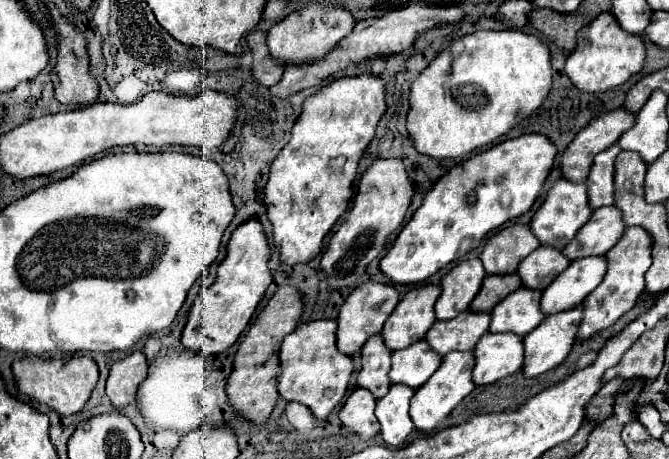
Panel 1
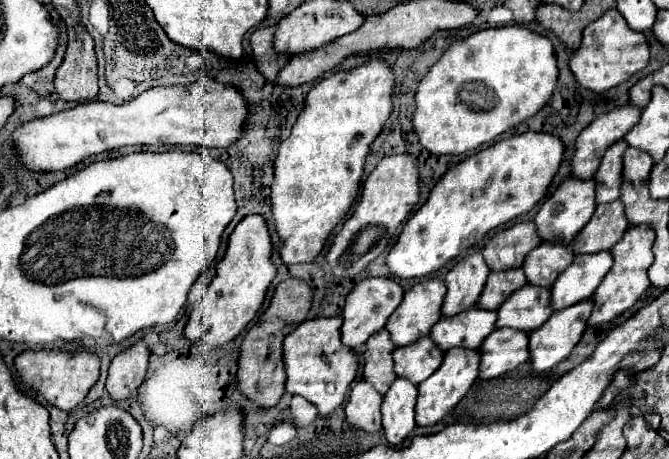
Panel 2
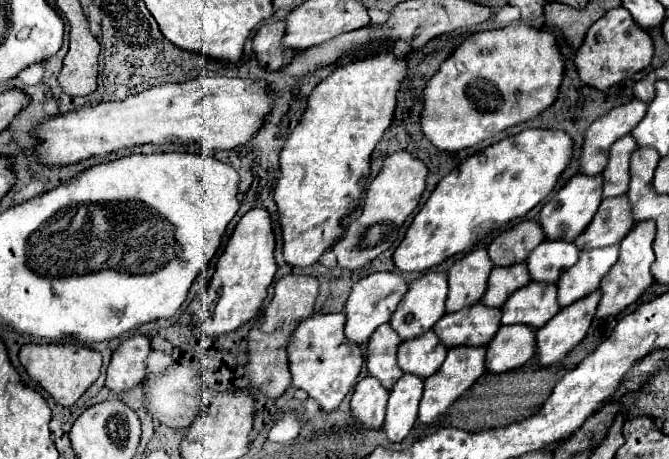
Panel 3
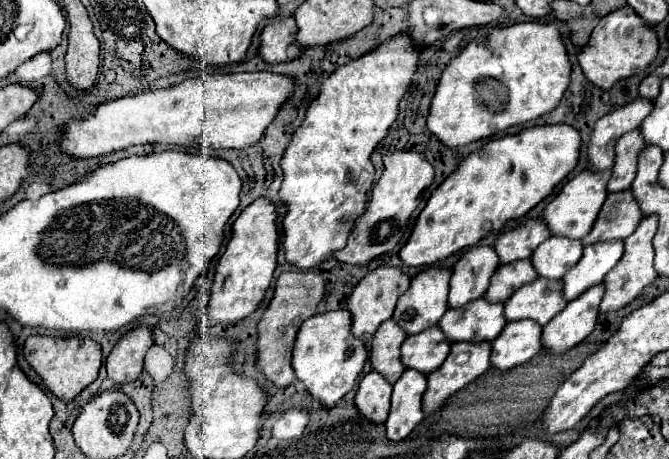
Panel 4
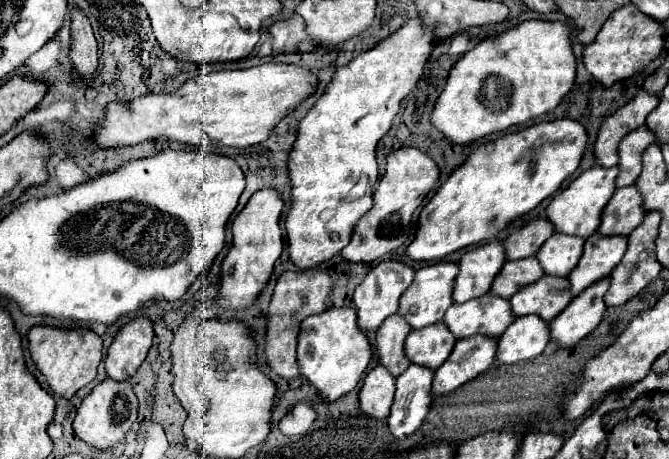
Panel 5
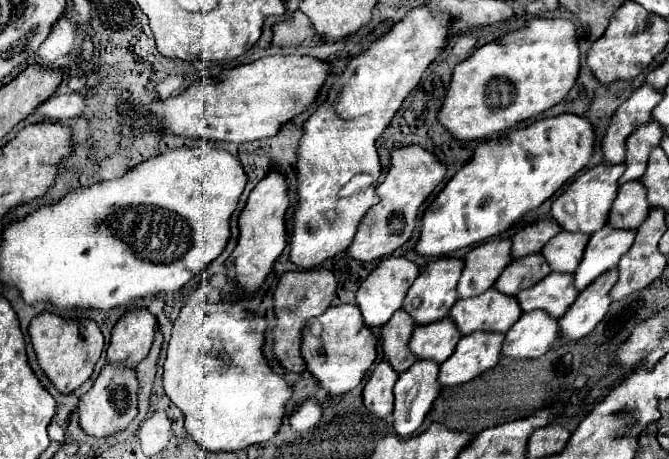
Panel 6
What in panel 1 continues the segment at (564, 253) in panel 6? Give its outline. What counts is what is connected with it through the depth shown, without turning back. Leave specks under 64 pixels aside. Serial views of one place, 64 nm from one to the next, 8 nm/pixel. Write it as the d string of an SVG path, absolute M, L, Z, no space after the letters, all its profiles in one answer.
M540 246L520 262L516 274L520 276L524 288L544 290L560 272L568 268L568 264L570 260L566 260L562 250Z

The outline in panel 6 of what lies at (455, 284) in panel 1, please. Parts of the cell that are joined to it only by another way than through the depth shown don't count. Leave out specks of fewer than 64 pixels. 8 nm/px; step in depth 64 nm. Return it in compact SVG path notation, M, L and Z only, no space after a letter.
M490 240L472 248L464 258L458 298L472 298L492 288L510 260L510 240Z

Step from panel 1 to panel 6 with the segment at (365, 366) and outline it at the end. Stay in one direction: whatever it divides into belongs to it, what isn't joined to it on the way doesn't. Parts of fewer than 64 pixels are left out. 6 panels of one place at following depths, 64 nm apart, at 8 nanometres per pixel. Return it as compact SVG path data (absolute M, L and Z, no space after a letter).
M398 310L380 330L380 346L384 360L398 374L406 372L416 362L414 354L408 350L408 340L414 330L412 326L416 326L414 320L404 310Z

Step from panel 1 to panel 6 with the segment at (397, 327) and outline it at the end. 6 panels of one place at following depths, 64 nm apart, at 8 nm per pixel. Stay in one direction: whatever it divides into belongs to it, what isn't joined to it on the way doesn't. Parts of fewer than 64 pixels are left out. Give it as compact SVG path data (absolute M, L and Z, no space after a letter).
M436 258L436 260L428 262L428 266L420 272L420 276L410 286L410 290L404 298L402 310L408 312L418 326L442 320L448 314L448 310L452 308L452 304L458 300L456 284L458 284L460 272L462 272L462 260L458 260L458 258Z

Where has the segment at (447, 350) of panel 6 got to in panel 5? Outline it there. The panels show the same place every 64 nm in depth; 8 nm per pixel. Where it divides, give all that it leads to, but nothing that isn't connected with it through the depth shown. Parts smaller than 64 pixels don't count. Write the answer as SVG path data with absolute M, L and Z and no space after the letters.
M432 324L422 330L412 330L404 344L404 354L412 364L436 370L450 356L456 338L448 328L440 324Z

